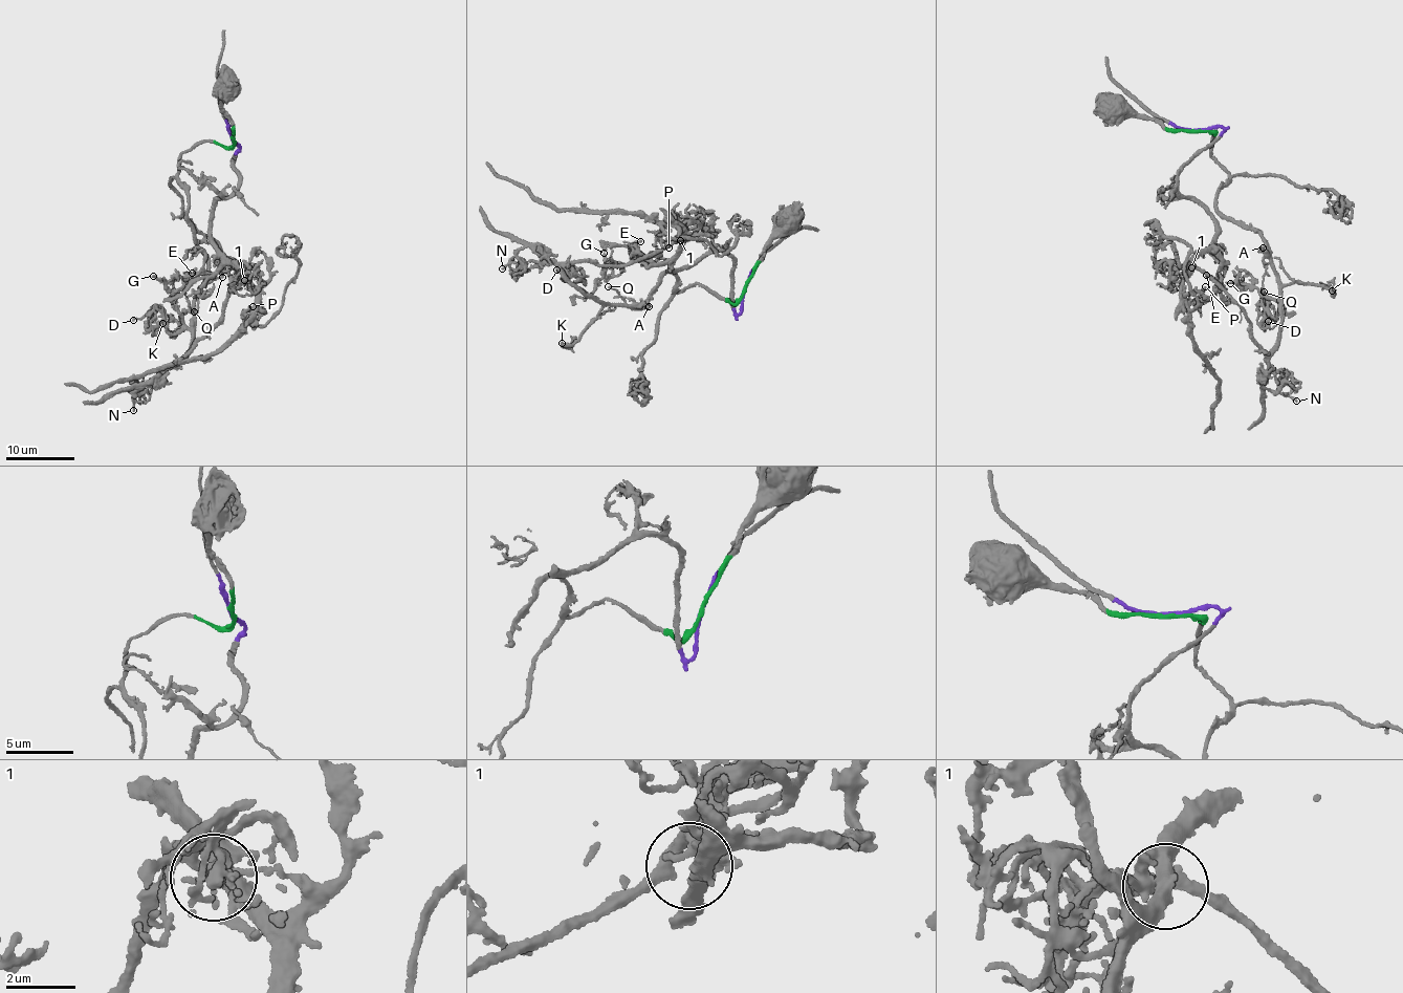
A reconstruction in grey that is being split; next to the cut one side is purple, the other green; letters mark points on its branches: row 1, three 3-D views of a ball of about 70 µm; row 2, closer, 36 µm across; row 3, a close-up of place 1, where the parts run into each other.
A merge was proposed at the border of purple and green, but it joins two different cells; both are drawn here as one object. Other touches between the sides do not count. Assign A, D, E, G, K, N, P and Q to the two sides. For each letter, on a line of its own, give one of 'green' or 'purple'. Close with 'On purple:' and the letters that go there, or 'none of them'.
A: green
D: green
E: purple
G: green
K: green
N: green
P: purple
Q: green
On purple: E, P

